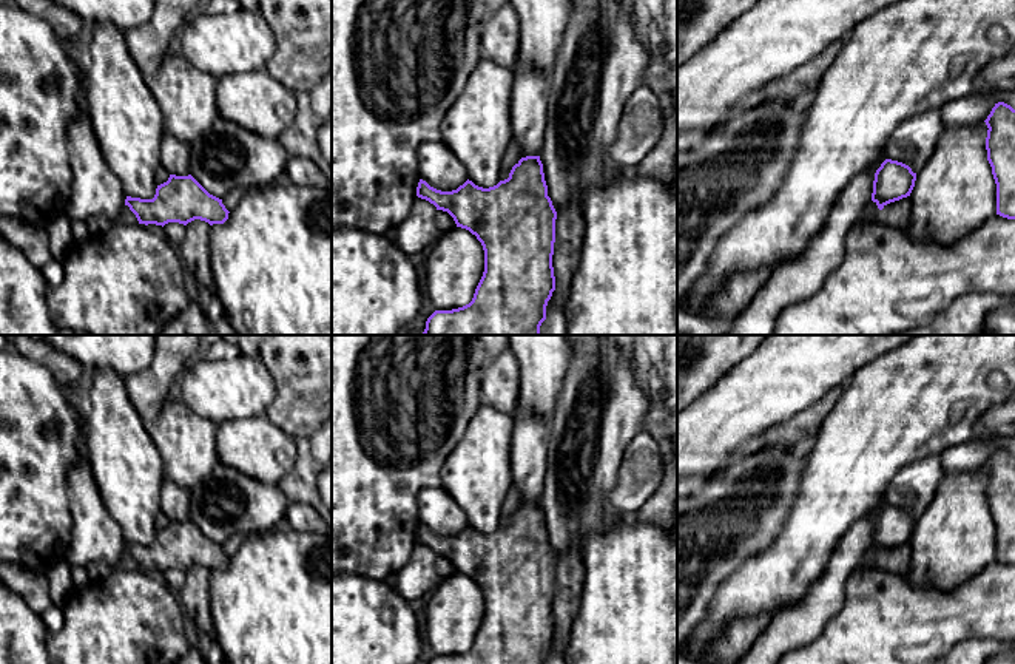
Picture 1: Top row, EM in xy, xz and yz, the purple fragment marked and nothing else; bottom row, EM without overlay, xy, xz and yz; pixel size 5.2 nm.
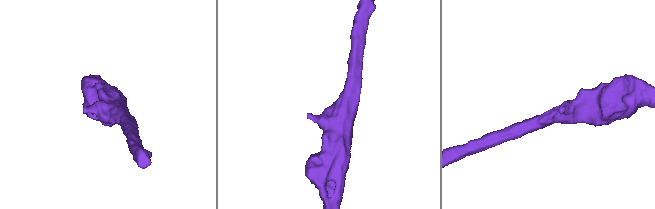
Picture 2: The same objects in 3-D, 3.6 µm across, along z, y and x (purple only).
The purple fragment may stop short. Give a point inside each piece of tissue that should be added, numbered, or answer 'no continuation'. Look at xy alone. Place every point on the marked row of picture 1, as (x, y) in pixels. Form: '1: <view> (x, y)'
no continuation

